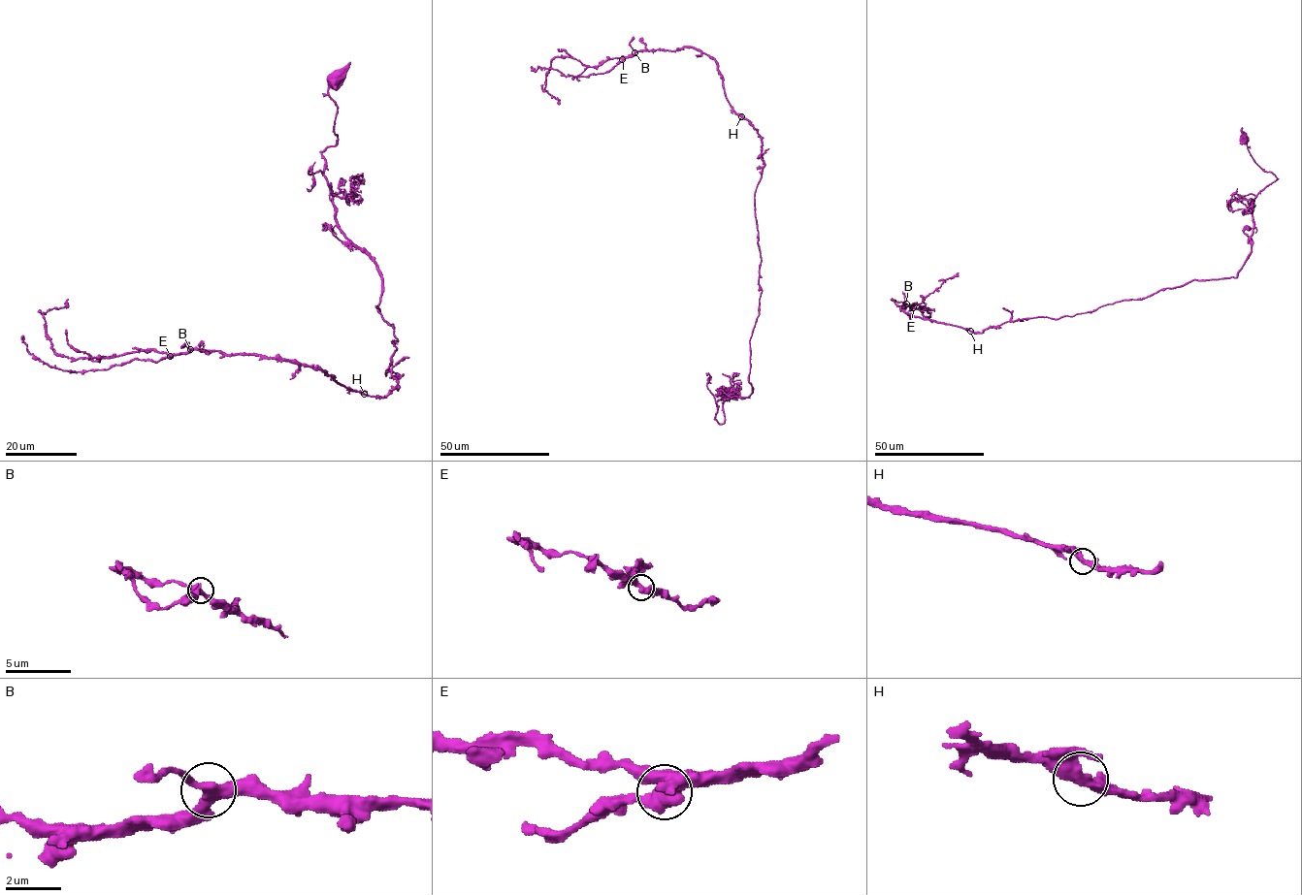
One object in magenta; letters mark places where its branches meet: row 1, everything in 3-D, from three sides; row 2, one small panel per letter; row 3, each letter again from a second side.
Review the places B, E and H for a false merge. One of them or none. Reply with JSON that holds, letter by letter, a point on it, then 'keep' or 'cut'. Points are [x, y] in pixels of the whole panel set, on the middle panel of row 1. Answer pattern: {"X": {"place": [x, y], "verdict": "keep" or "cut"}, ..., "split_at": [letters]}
{"B": {"place": [634, 52], "verdict": "keep"}, "E": {"place": [622, 59], "verdict": "keep"}, "H": {"place": [741, 116], "verdict": "keep"}, "split_at": []}

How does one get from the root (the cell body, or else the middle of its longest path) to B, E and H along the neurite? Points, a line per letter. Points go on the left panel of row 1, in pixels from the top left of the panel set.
B: (337, 80), (324, 175), (338, 228), (380, 276), (398, 387), (365, 396), (296, 362), (190, 349)
E: (337, 80), (324, 175), (338, 228), (380, 276), (398, 387), (365, 396), (258, 354), (170, 356)
H: (337, 80), (324, 175), (338, 228), (380, 276), (375, 306), (398, 339), (386, 375), (401, 376), (364, 394)

